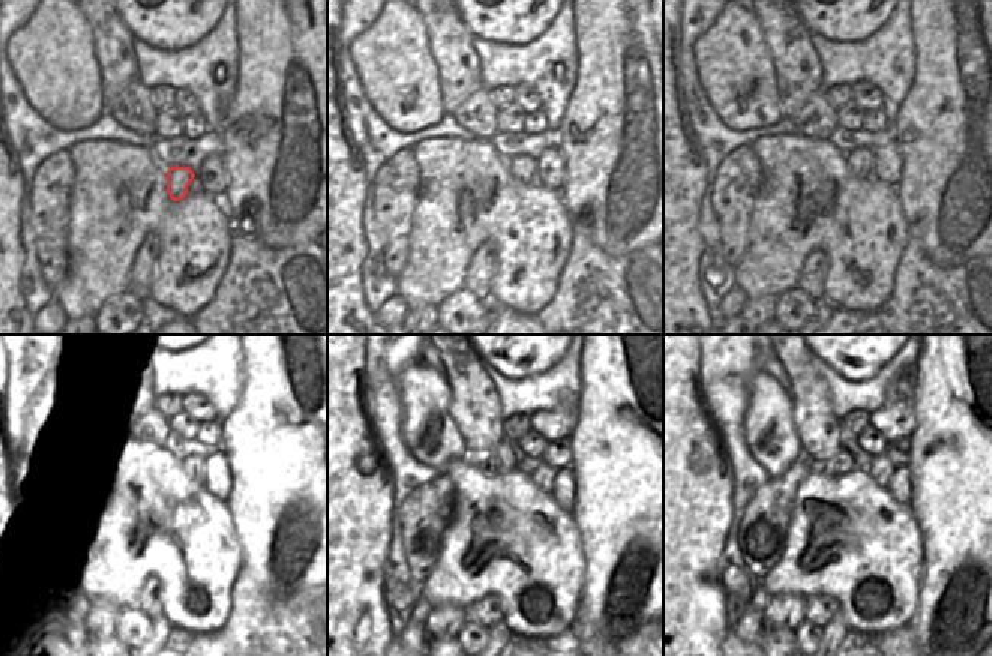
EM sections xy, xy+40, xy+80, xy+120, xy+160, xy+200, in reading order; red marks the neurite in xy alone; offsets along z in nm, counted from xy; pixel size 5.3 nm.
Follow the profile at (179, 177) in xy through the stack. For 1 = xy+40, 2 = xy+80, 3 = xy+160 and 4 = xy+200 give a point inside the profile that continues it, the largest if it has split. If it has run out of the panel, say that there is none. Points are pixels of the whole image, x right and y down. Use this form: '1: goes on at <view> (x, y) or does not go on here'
1: goes on at xy+40 (523, 167)
2: goes on at xy+80 (860, 161)
3: goes on at xy+160 (544, 475)
4: goes on at xy+200 (881, 470)

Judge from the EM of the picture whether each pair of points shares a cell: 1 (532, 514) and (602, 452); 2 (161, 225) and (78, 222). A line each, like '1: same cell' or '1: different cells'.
1: different cells
2: same cell

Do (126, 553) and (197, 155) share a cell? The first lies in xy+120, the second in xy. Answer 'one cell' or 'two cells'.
two cells

